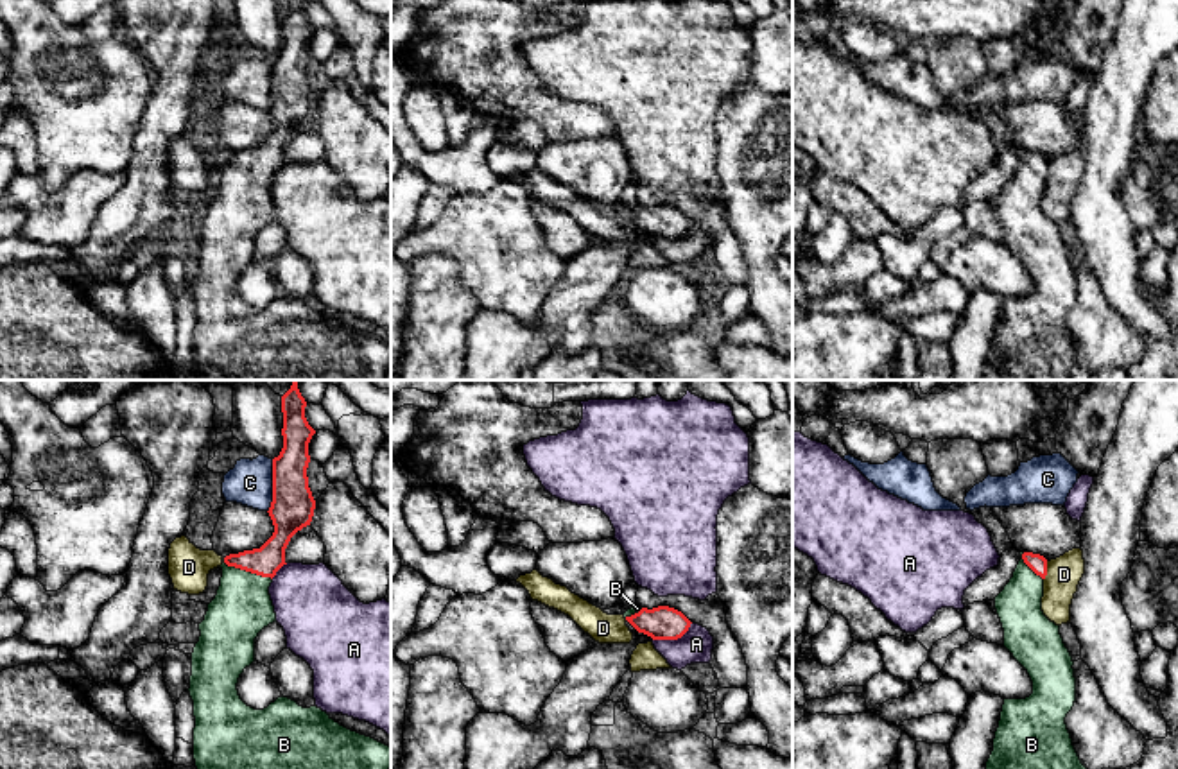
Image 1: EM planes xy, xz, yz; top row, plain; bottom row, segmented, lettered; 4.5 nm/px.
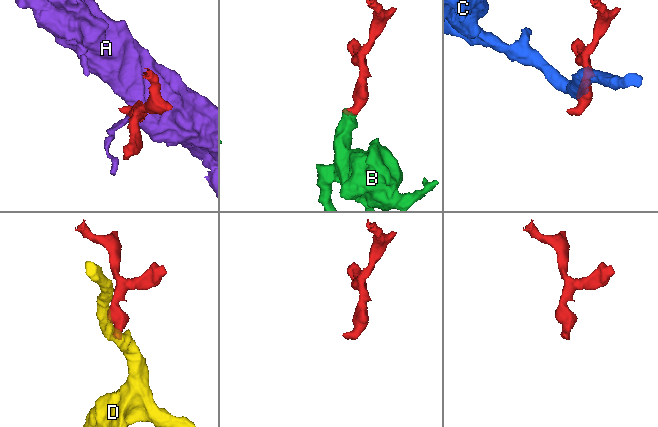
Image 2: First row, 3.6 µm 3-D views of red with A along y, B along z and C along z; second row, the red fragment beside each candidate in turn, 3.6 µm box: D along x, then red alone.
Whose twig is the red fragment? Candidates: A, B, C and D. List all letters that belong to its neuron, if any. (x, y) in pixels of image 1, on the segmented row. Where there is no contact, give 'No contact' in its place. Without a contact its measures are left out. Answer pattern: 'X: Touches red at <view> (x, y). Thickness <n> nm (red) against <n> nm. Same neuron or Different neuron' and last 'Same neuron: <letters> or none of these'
A: Touches red at xz (673, 639). Thickness 150 nm (red) against 150 nm. Different neuron
B: Touches red at xy (246, 570). Thickness 140 nm (red) against 260 nm. Same neuron
C: Touches red at xy (273, 486). Thickness 190 nm (red) against 200 nm. Different neuron
D: Touches red at yz (1046, 570). Thickness 80 nm (red) against 160 nm. Different neuron
Same neuron: B

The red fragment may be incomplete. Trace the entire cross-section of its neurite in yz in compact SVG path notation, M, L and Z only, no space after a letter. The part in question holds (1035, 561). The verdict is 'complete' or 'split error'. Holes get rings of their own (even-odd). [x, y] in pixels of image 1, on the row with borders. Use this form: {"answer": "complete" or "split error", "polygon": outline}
{"answer": "split error", "polygon": "M1020 552L1013 577L995 597L1004 647L1027 670L1033 694L1004 699L986 769L1087 769L1065 724L1076 701L1074 661L1060 626L1042 611L1047 559Z"}

